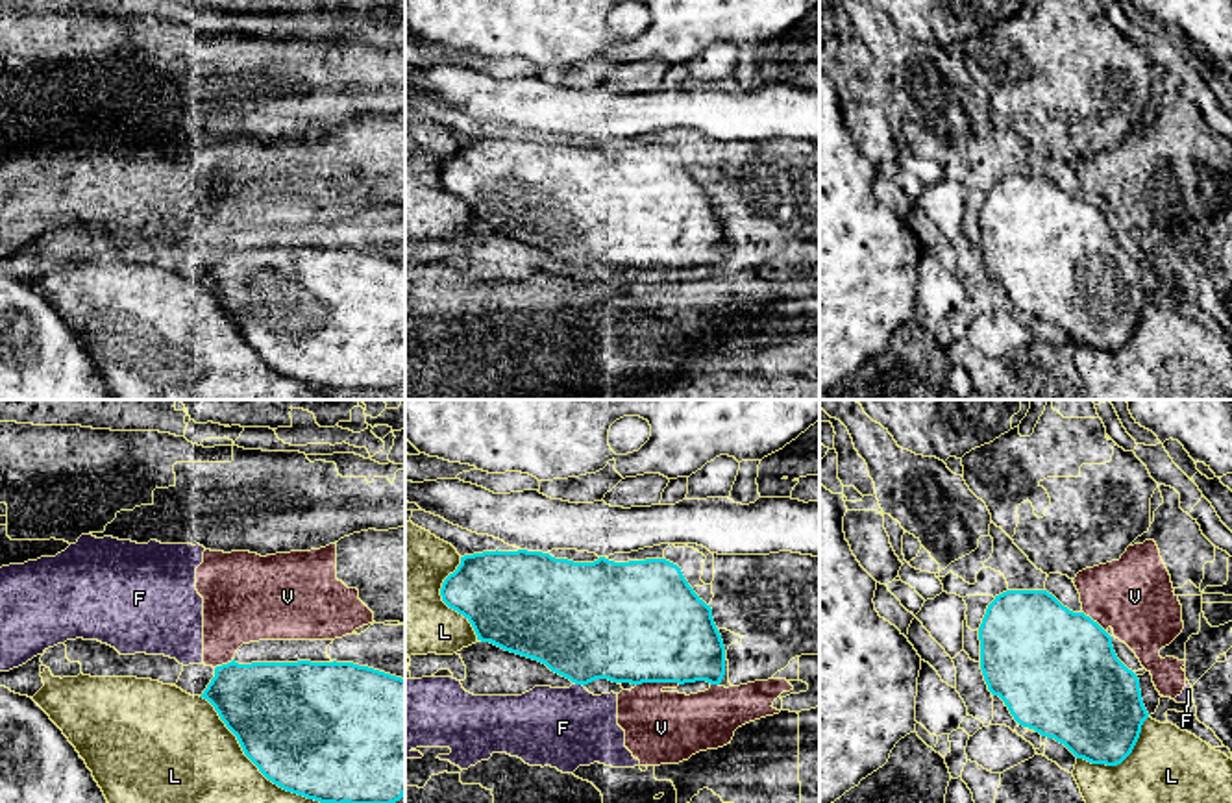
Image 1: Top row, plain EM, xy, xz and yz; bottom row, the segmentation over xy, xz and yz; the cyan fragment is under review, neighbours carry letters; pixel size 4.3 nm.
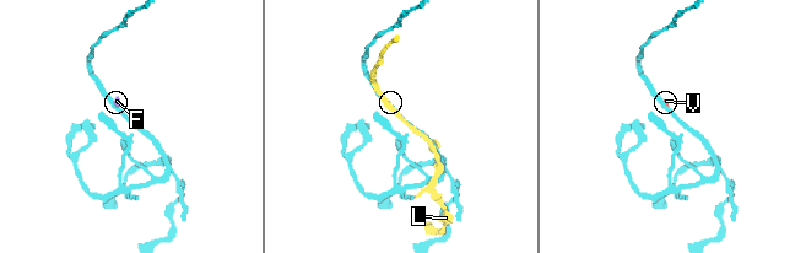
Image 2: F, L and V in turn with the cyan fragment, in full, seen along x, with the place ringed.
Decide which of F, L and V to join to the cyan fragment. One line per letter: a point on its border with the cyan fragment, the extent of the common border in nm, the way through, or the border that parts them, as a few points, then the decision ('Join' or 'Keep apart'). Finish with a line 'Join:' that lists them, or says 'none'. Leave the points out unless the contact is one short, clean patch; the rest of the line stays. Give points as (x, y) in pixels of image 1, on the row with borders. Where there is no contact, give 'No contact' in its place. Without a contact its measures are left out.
F: Touches cyan at xz (579, 683). Shared border 50 nm. Keep apart
L: Touches cyan at xy (252, 761). Shared border 700 nm. Keep apart
V: Touches cyan at xz (657, 681). Shared border 190 nm. Keep apart
Join: none

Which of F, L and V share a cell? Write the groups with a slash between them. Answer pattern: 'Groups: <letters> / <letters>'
Groups: F V / L

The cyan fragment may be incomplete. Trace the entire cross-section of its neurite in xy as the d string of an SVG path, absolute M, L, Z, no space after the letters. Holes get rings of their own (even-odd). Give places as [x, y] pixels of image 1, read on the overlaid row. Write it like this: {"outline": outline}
{"outline": "M235 659L215 668L215 677L200 696L207 699L226 727L237 736L244 755L279 788L320 803L396 803L405 796L405 679L353 662L252 662Z"}

